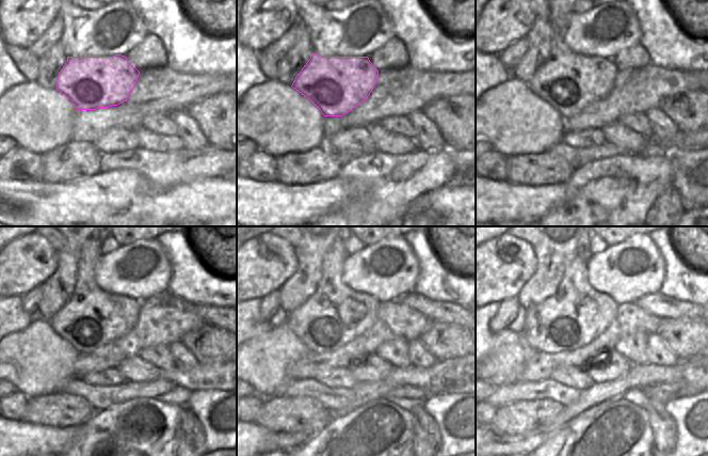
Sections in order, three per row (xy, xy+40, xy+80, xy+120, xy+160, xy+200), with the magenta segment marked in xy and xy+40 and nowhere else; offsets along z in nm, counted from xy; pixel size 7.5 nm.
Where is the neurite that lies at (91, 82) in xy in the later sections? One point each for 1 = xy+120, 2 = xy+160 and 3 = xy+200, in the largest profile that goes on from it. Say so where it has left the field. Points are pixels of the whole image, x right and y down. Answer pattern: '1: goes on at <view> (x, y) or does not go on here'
1: goes on at xy+120 (92, 318)
2: goes on at xy+160 (334, 315)
3: goes on at xy+200 (576, 314)

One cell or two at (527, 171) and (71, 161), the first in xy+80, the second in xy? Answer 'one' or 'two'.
one

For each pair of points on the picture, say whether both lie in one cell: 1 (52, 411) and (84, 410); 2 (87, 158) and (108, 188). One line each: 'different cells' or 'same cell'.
1: same cell
2: different cells

